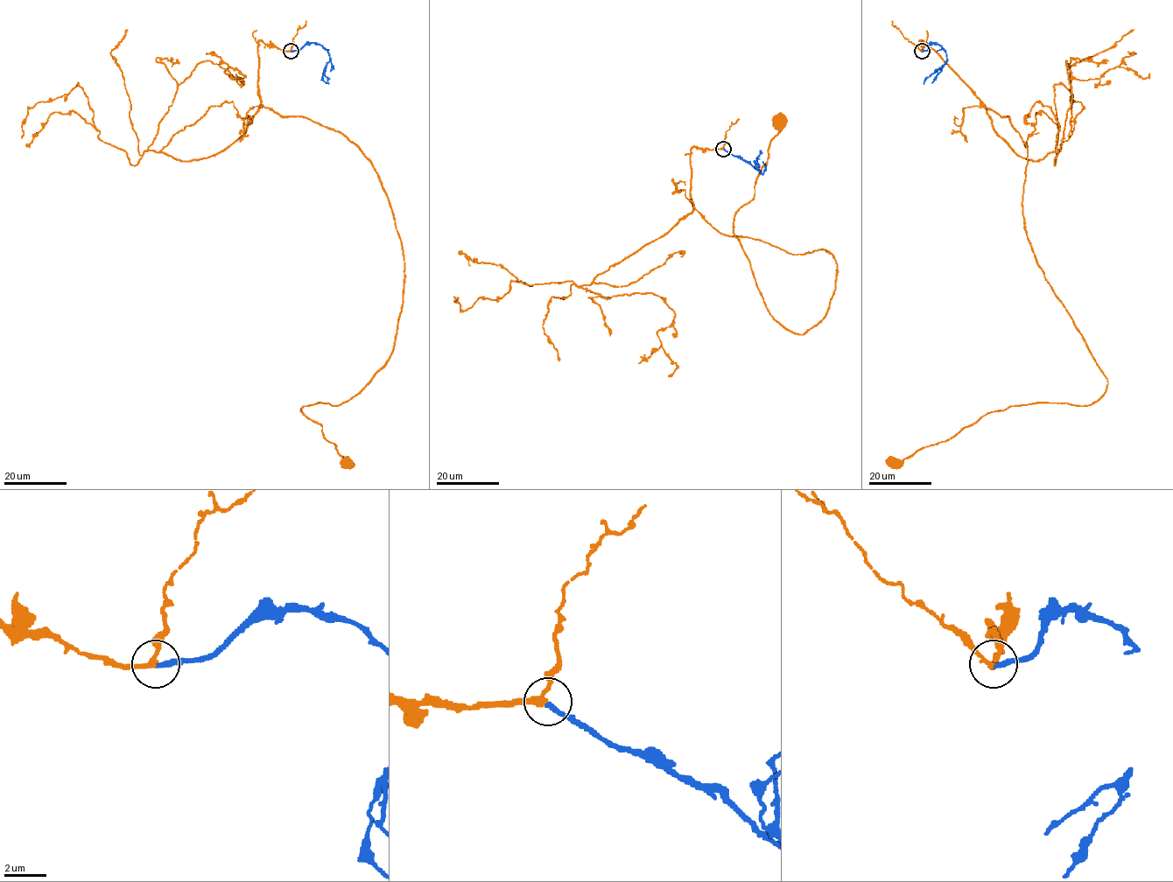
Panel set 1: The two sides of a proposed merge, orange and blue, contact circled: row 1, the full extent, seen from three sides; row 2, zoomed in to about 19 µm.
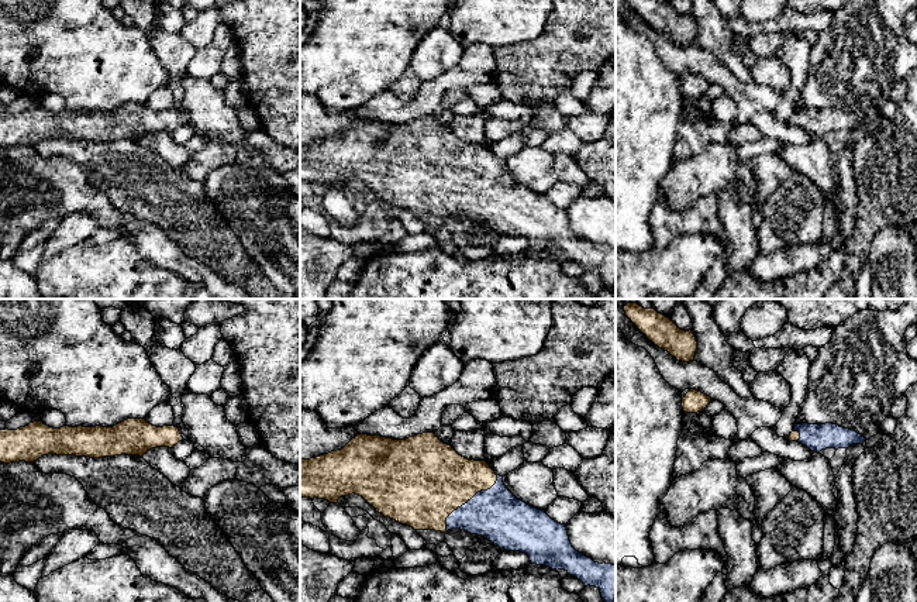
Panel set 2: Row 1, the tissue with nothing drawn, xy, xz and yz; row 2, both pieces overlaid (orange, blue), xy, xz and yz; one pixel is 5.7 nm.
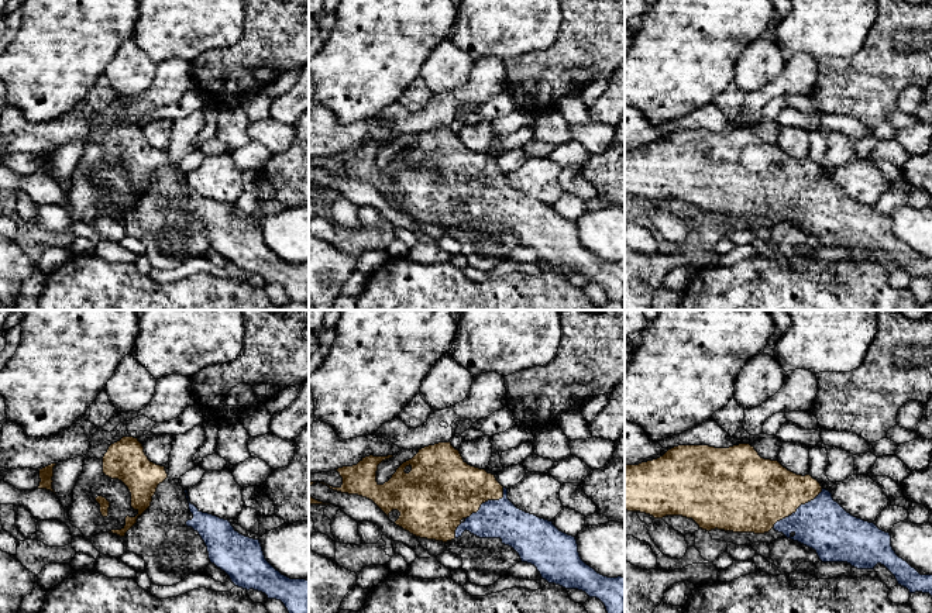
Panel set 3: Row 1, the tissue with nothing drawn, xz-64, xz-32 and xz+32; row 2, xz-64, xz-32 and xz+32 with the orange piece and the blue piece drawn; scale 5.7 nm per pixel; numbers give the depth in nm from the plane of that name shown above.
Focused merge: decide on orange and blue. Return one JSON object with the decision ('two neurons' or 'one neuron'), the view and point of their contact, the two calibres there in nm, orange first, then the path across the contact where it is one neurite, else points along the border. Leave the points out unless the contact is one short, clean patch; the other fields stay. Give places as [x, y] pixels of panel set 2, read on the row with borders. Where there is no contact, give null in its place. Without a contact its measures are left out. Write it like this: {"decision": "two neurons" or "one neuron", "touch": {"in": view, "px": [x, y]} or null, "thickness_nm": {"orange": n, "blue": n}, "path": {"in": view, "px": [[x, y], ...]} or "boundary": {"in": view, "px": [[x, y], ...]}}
{"decision": "one neuron", "touch": {"in": "xz", "px": [468, 499]}, "thickness_nm": {"orange": 440, "blue": 300}, "path": {"in": "xz", "px": [[428, 481], [468, 499], [475, 499], [496, 513]]}}

